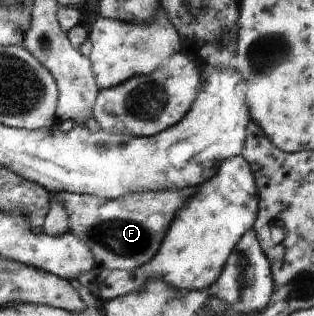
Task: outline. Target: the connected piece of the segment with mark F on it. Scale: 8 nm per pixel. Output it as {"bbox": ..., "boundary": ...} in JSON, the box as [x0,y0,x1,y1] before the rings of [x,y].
{"bbox":[52,187,196,271],"boundary":[[[196,187],[128,193],[117,199],[95,195],[59,192],[52,199],[59,201],[68,215],[69,231],[92,250],[95,267],[102,269],[131,271],[140,268],[160,251],[164,237],[168,235],[177,213],[185,208],[187,201],[195,195]]]}

